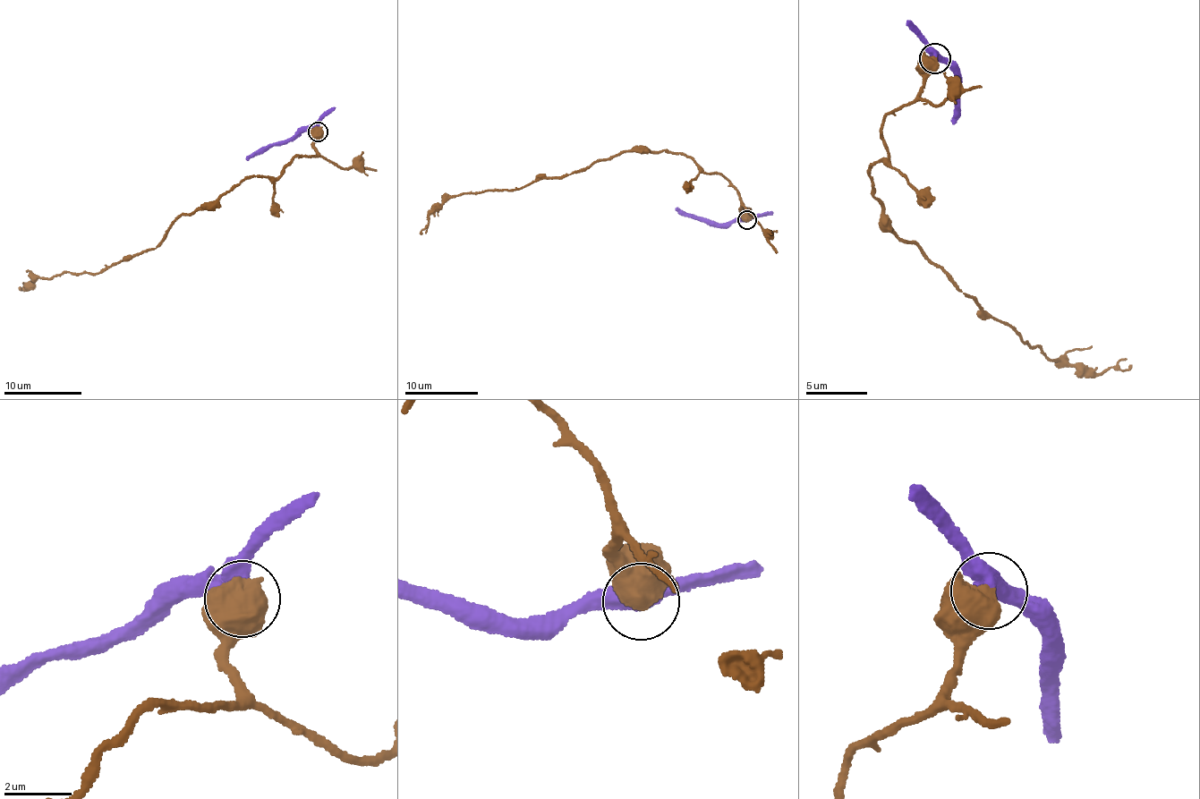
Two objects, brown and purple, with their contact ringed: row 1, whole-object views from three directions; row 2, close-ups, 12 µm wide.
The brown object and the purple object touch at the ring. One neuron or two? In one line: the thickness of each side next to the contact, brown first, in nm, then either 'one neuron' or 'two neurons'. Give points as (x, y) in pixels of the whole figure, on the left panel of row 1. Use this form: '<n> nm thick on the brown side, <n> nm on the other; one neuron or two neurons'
850 nm thick on the brown side, 400 nm on the other; one neuron

